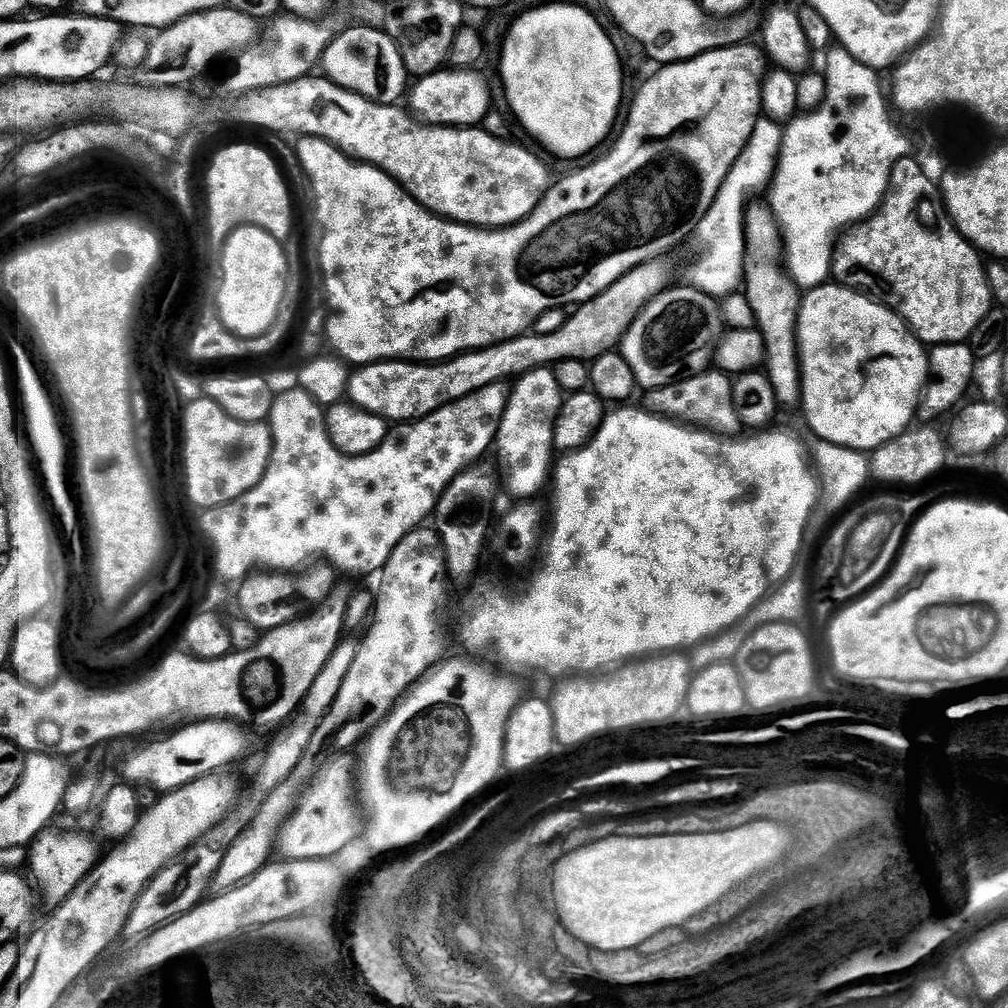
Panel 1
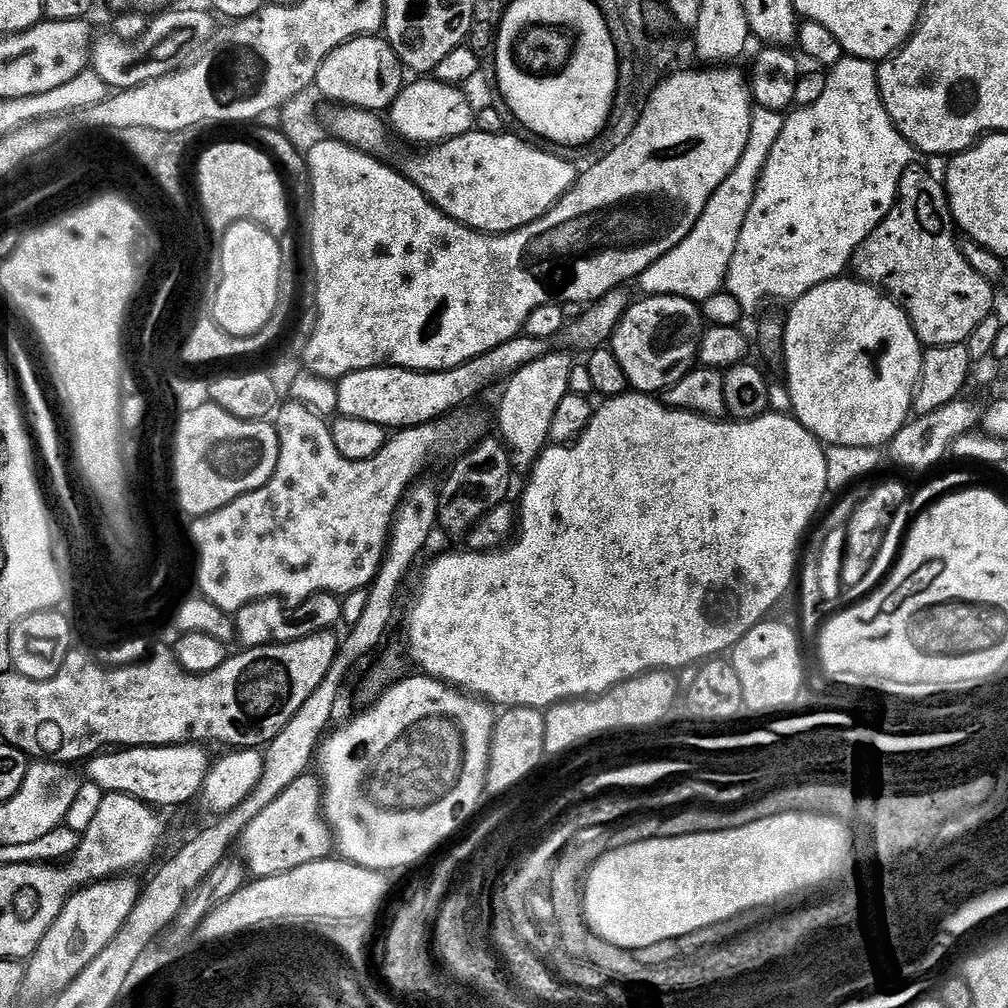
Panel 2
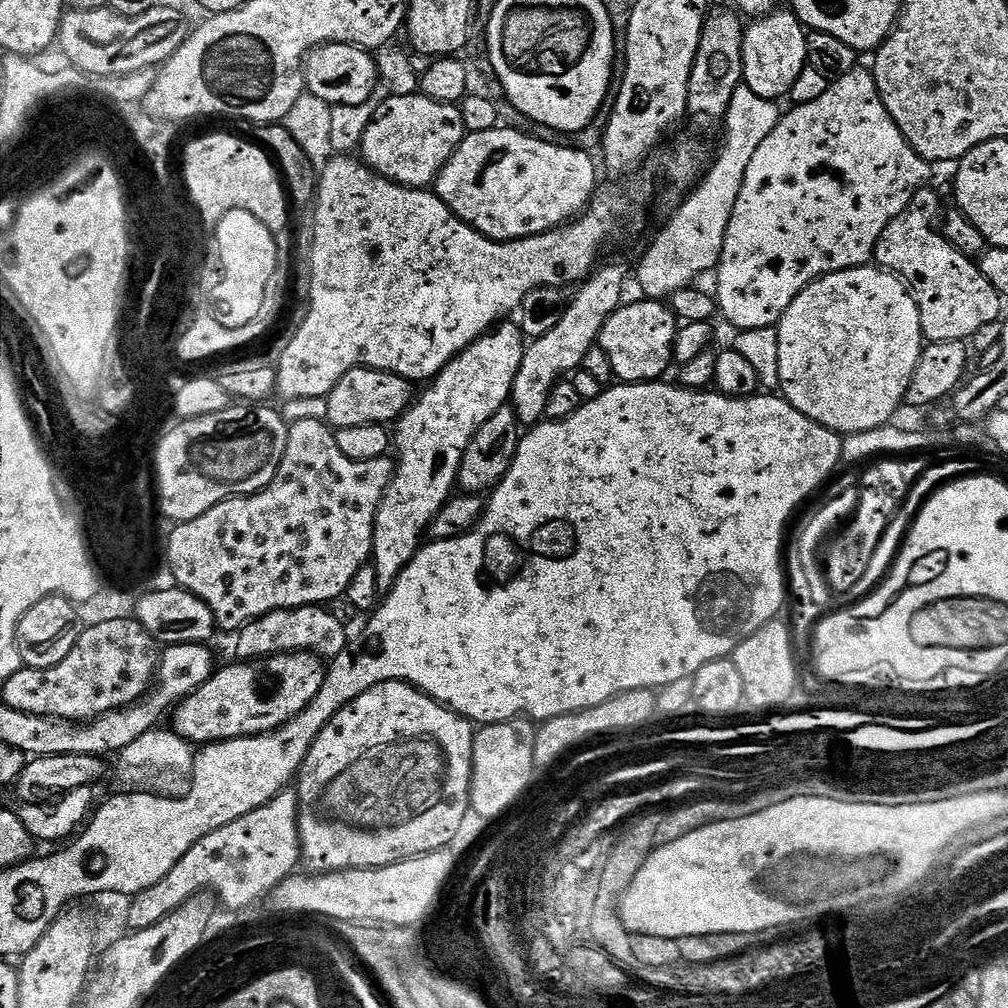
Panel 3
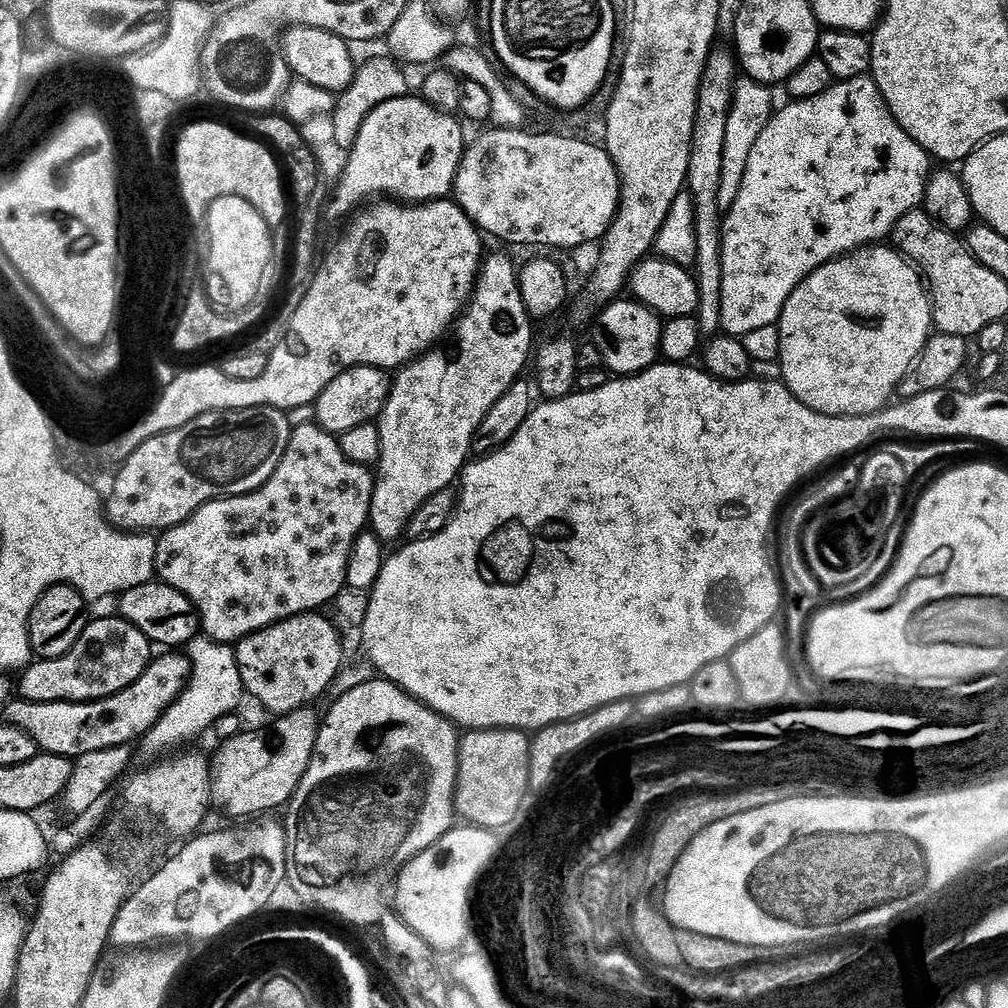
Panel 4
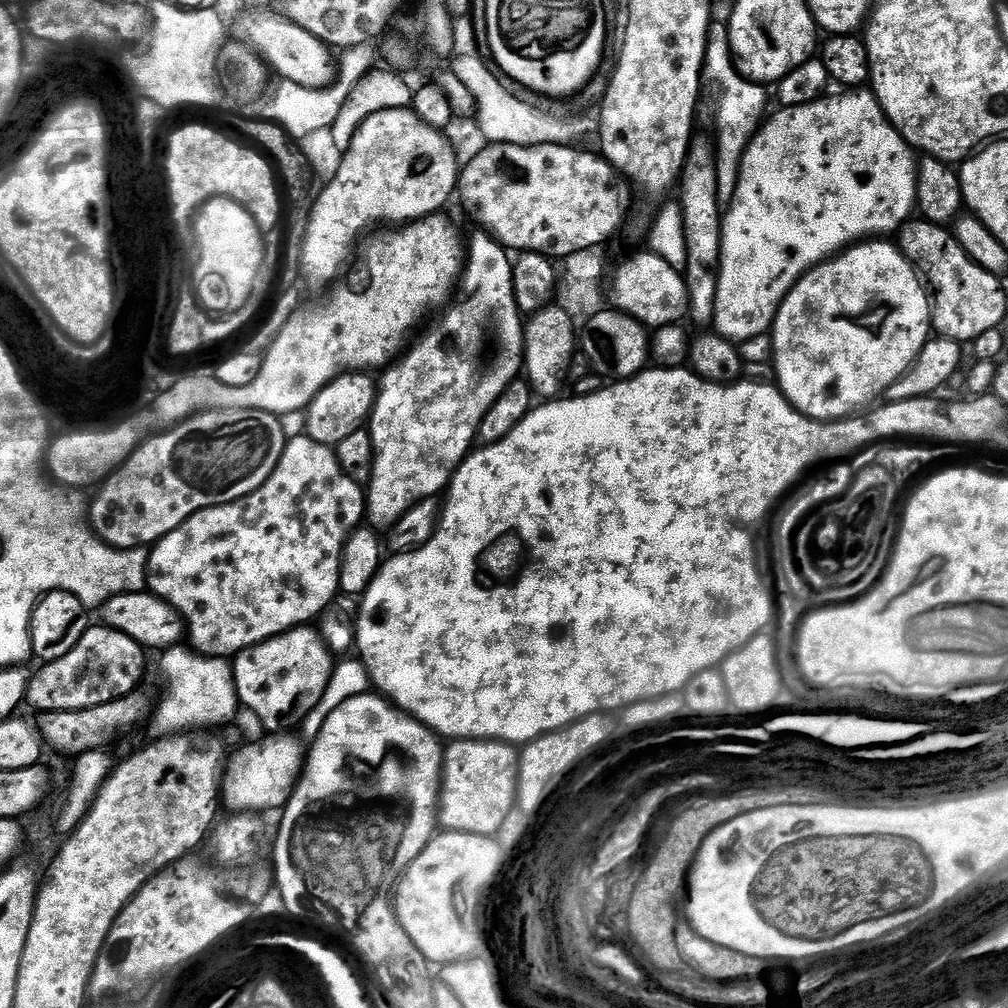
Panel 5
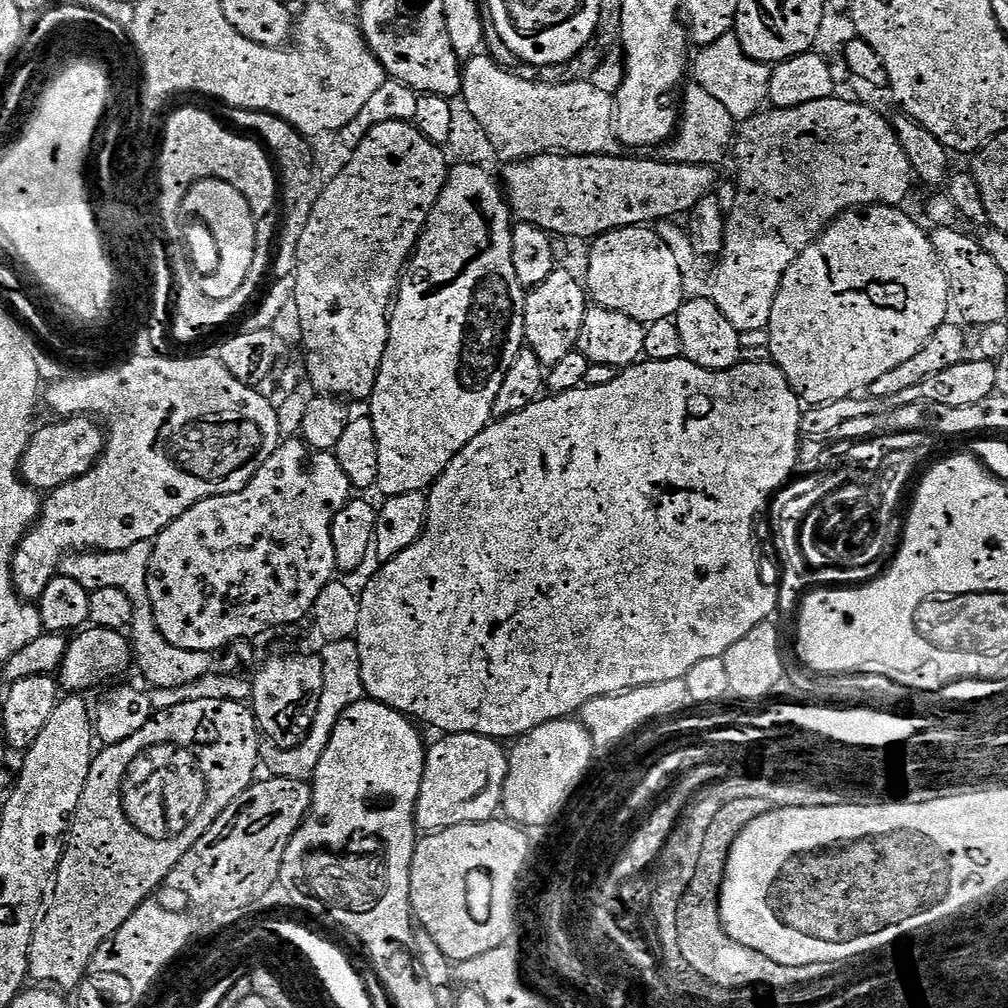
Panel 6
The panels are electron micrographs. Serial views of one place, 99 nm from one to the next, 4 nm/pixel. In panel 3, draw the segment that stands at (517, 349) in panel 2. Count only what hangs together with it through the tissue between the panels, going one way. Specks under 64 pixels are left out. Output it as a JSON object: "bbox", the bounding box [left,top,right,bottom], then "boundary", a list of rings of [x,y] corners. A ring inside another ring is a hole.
{"bbox":[326,368,414,429],"boundary":[[[352,368],[330,390],[326,397],[327,423],[333,429],[367,424],[391,425],[400,419],[414,399],[413,381],[402,378],[393,372],[383,372],[377,368]]]}

